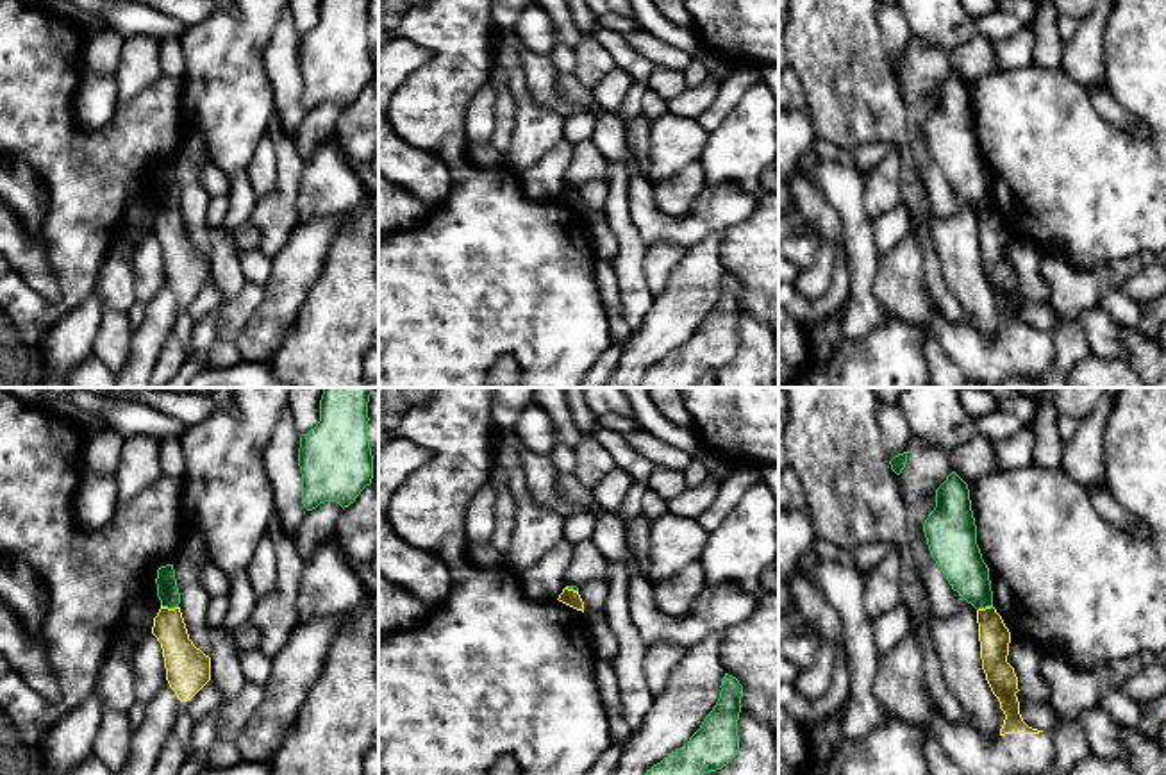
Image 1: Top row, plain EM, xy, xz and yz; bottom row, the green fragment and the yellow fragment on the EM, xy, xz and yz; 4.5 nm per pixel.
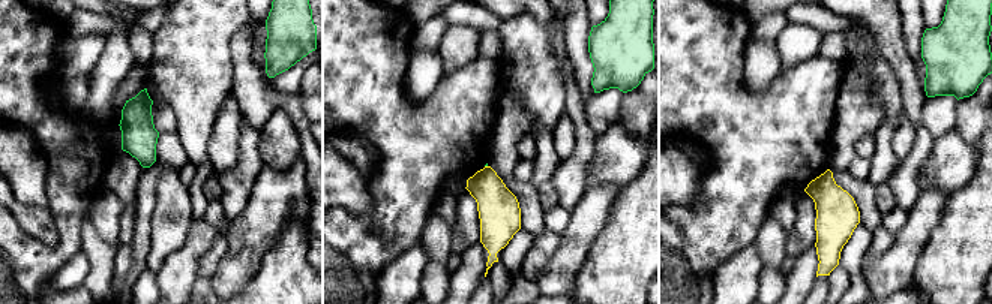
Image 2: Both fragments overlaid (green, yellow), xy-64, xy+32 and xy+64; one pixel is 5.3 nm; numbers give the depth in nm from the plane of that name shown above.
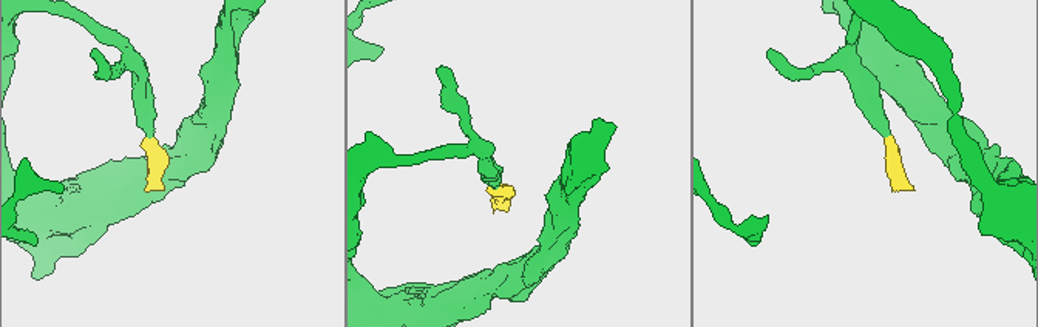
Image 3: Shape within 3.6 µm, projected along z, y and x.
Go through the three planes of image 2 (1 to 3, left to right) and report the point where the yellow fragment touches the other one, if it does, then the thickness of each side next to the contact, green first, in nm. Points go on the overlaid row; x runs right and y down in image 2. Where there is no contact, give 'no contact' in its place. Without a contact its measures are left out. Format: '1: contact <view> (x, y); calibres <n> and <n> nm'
1: no contact
2: no contact
3: no contact

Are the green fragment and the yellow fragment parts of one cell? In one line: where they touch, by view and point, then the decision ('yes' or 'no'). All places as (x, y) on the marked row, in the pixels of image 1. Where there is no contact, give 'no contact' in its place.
xy (170, 608) | no

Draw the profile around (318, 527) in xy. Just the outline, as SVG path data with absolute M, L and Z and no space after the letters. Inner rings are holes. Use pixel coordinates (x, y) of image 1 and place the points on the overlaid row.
M336 502L320 504L316 509L307 512L296 538L293 539L305 562L321 545L334 541L334 530L341 512L343 507Z

